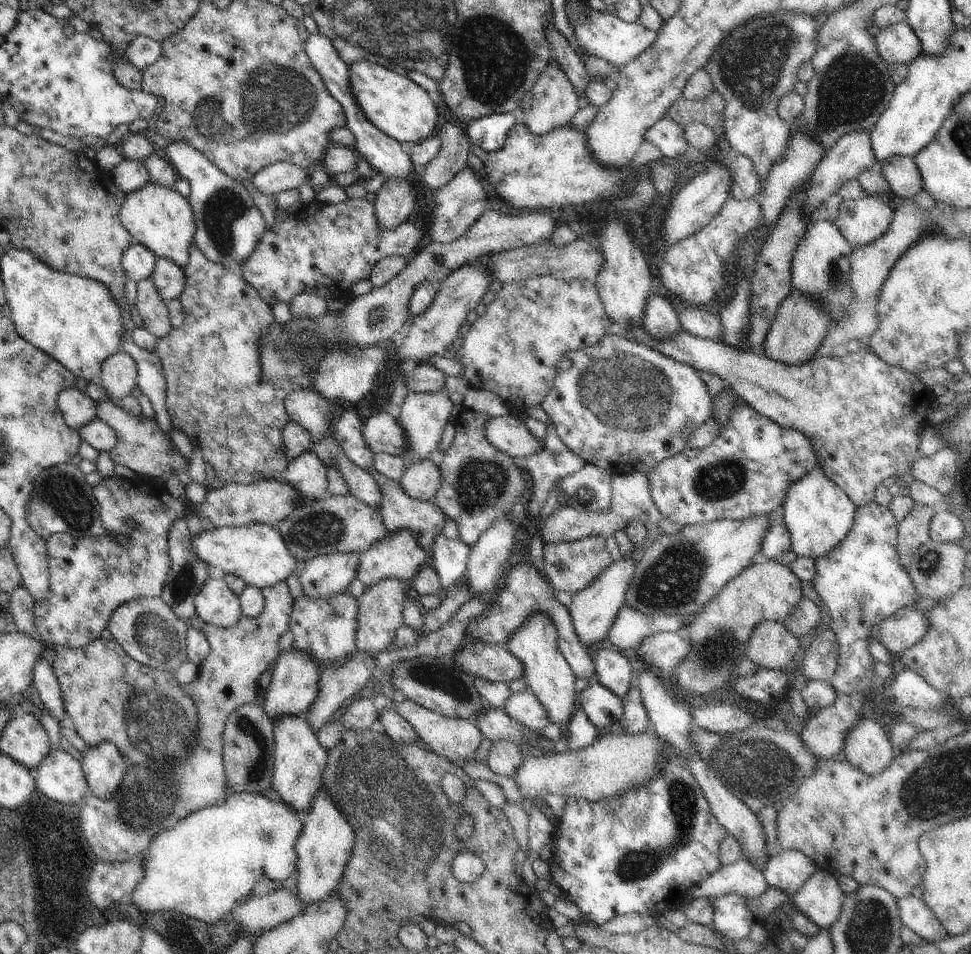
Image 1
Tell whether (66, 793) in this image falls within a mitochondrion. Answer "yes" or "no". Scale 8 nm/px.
no

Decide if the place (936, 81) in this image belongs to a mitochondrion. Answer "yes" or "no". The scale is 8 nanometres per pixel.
no

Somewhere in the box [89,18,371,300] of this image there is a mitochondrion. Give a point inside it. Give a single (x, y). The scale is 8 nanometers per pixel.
(276, 96)

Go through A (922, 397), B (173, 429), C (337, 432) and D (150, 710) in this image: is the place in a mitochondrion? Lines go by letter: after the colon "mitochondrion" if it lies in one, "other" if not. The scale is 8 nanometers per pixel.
A: other
B: other
C: other
D: mitochondrion

